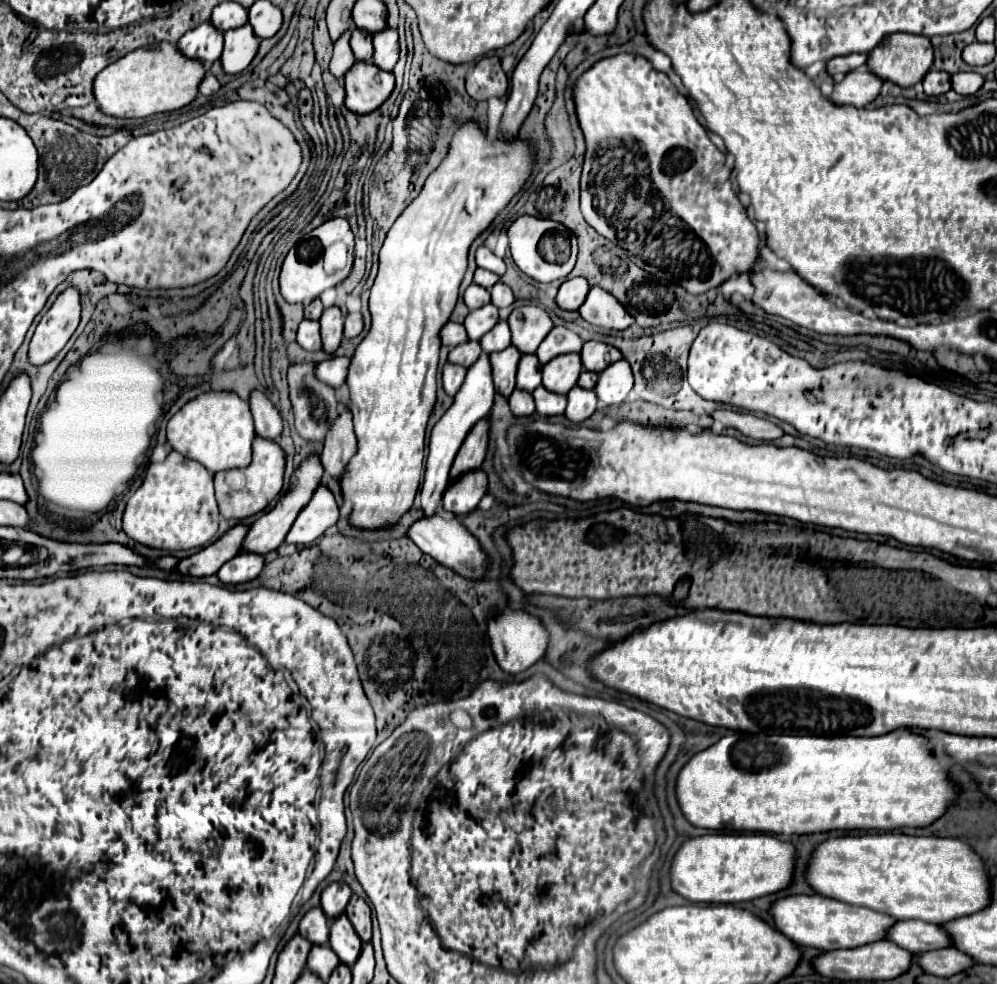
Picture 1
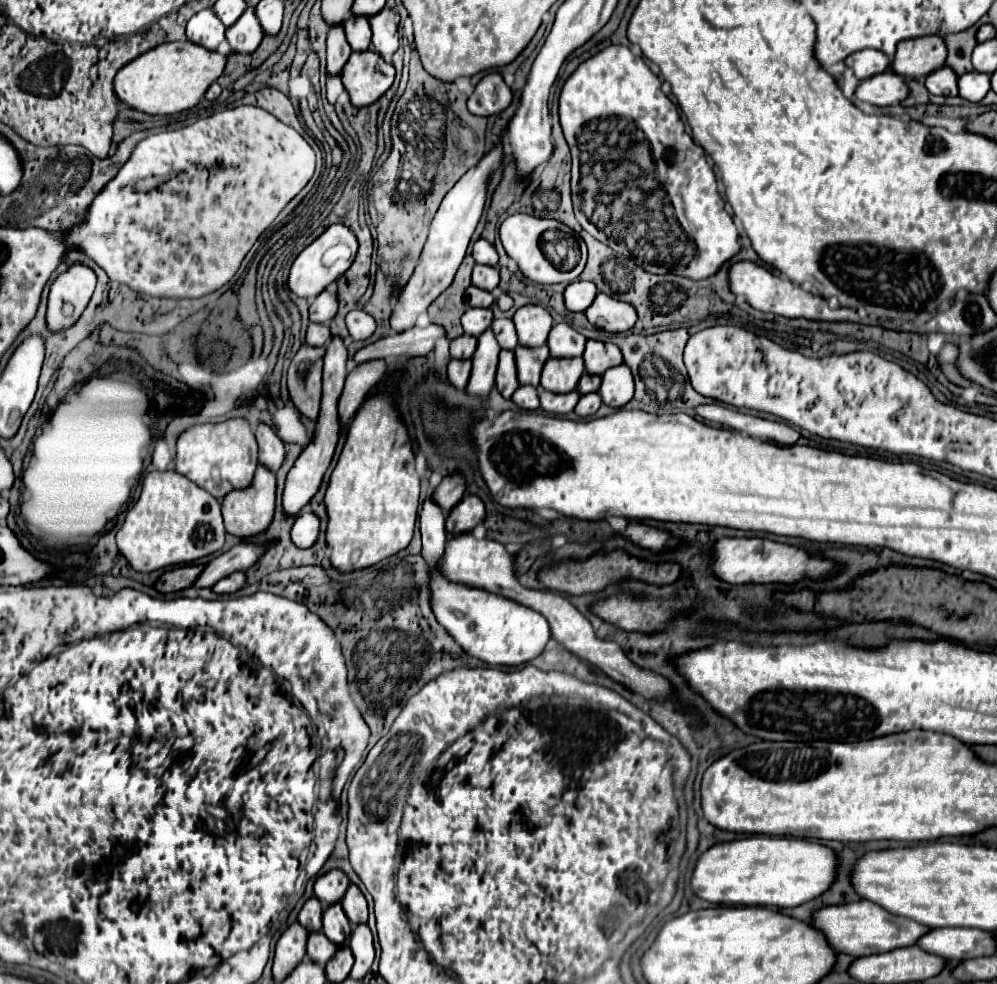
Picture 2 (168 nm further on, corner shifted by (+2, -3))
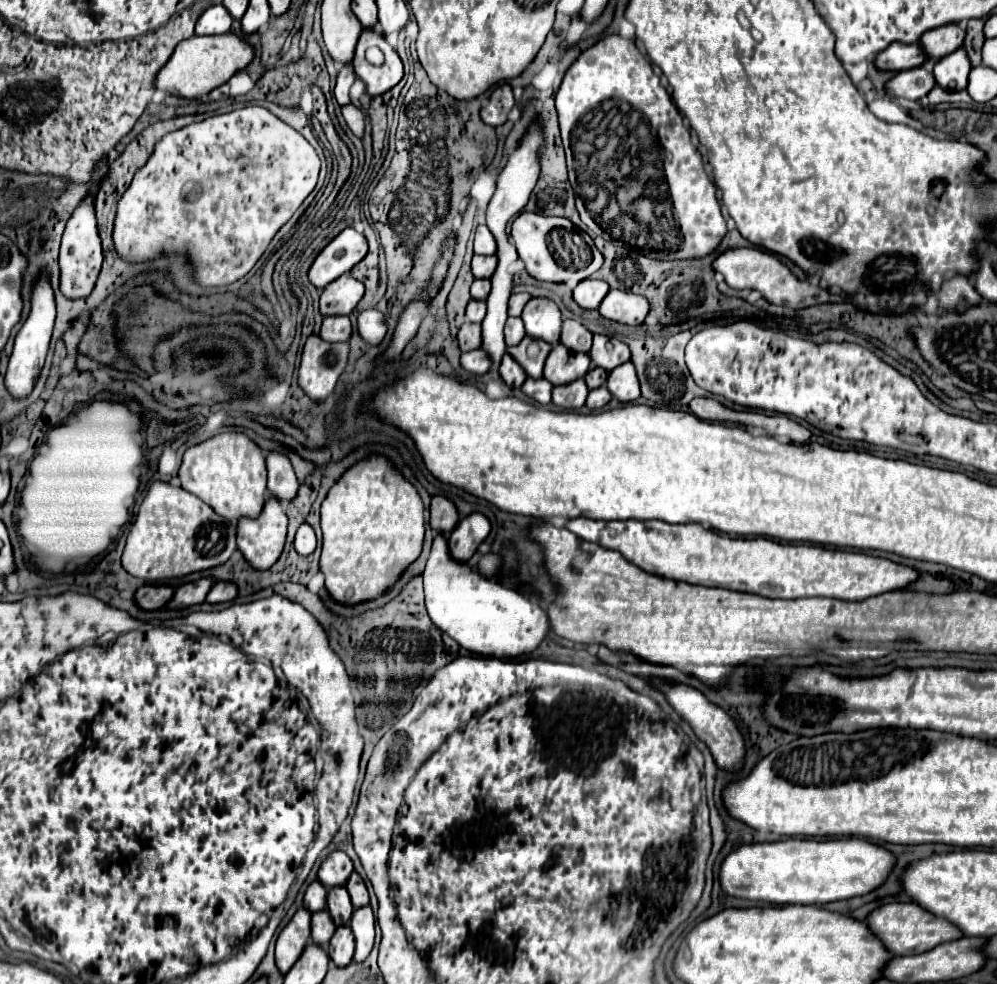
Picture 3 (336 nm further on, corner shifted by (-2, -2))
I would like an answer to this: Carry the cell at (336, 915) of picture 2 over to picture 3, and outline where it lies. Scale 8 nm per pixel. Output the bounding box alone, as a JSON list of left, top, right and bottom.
[326,887,352,925]

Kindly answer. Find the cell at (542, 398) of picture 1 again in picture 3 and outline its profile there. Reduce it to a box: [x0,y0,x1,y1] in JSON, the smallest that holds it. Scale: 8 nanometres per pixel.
[552,379,588,409]

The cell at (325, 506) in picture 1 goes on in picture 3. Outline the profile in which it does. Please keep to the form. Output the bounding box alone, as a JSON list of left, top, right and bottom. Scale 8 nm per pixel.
[294,523,316,555]

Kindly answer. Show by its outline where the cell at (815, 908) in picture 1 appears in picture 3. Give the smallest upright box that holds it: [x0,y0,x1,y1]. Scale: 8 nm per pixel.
[868,903,962,955]

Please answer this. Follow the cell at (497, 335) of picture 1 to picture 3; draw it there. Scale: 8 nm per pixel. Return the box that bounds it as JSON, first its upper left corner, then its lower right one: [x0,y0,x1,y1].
[504,317,526,345]

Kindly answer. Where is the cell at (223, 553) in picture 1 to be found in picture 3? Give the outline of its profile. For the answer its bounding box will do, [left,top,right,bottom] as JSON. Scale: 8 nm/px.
[134,585,172,611]

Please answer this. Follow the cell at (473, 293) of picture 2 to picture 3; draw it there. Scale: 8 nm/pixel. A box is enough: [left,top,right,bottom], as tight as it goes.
[472,279,490,299]

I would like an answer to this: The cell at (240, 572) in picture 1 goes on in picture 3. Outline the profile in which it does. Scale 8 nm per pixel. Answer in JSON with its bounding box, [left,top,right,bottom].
[206,581,238,603]

